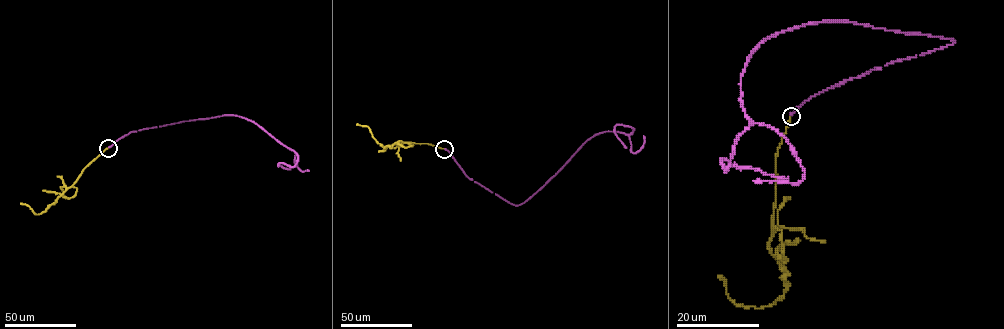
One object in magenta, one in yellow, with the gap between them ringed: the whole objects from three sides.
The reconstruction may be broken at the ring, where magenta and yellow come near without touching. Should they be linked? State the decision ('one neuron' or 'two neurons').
one neuron

